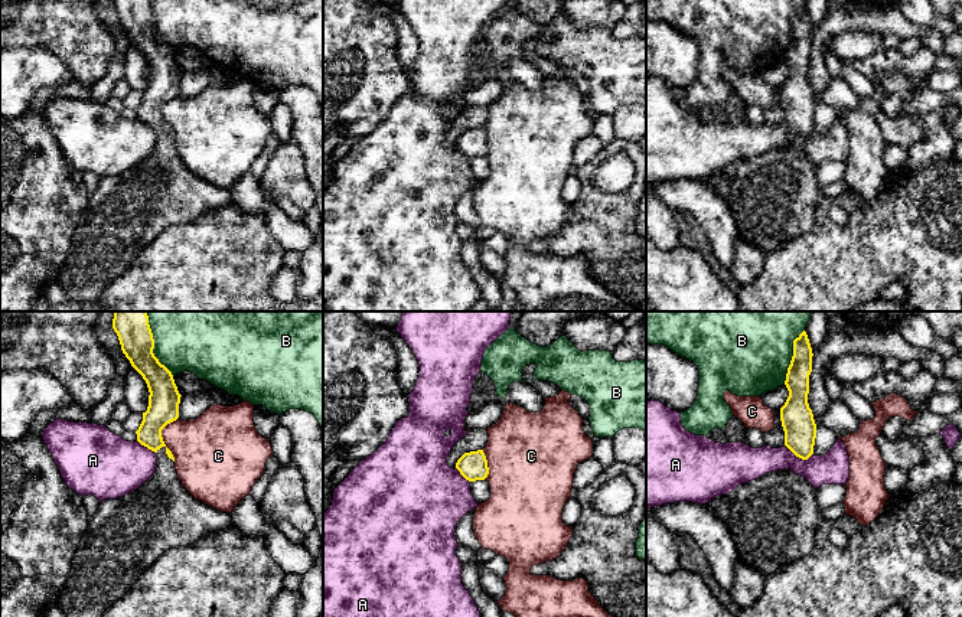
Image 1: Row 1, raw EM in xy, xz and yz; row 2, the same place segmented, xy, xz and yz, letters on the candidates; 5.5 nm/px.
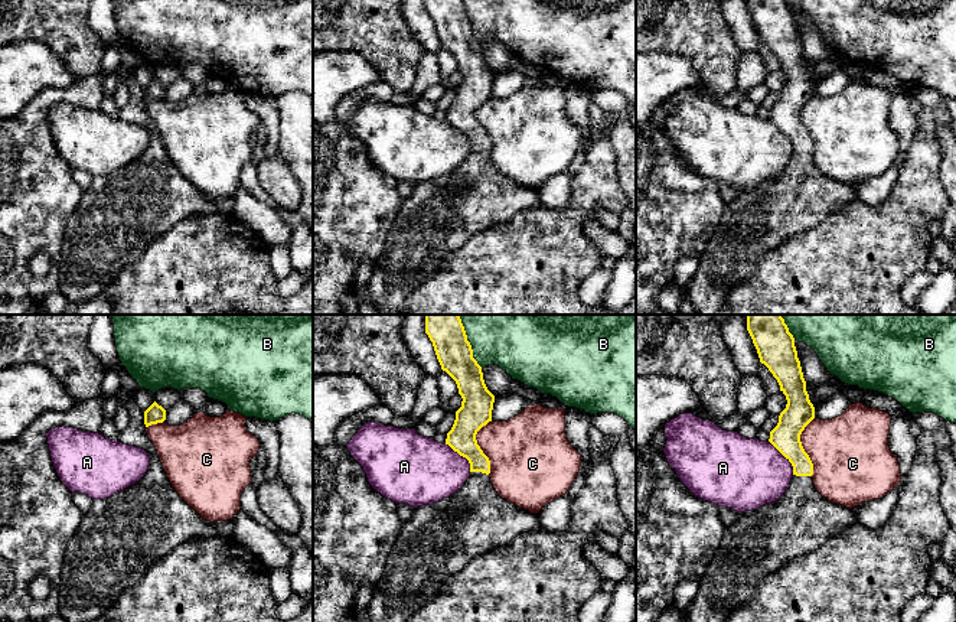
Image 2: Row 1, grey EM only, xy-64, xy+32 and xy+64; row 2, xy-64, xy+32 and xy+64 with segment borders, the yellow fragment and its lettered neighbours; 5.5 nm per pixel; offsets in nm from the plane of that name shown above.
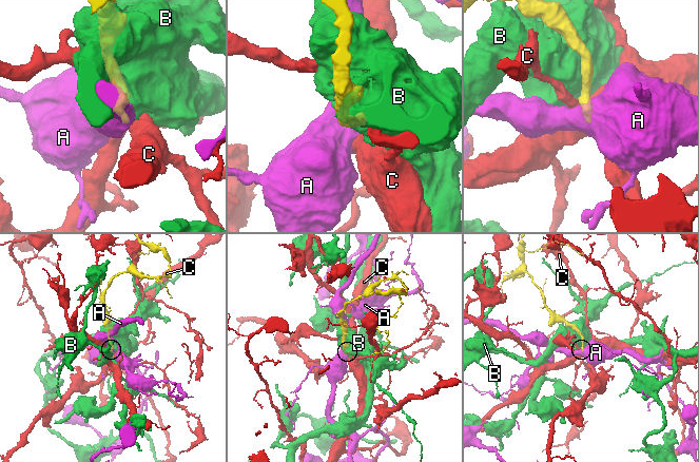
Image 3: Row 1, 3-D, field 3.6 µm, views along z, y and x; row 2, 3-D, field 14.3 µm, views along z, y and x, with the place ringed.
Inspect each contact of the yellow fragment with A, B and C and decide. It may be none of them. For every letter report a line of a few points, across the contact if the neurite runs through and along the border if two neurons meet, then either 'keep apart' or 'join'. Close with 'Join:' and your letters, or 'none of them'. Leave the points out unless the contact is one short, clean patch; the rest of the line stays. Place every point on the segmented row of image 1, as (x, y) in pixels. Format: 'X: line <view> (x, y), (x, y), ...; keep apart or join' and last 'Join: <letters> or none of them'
A: line yz (791, 450), (802, 459), (808, 459), (812, 454); keep apart
B: keep apart
C: line xy (178, 417), (162, 430), (162, 440), (175, 460); keep apart
Join: none of them

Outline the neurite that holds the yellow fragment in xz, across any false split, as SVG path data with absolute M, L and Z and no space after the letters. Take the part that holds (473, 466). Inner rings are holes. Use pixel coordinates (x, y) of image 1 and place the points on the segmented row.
M483 450L464 453L456 463L460 474L469 480L485 480L489 474L487 460Z

